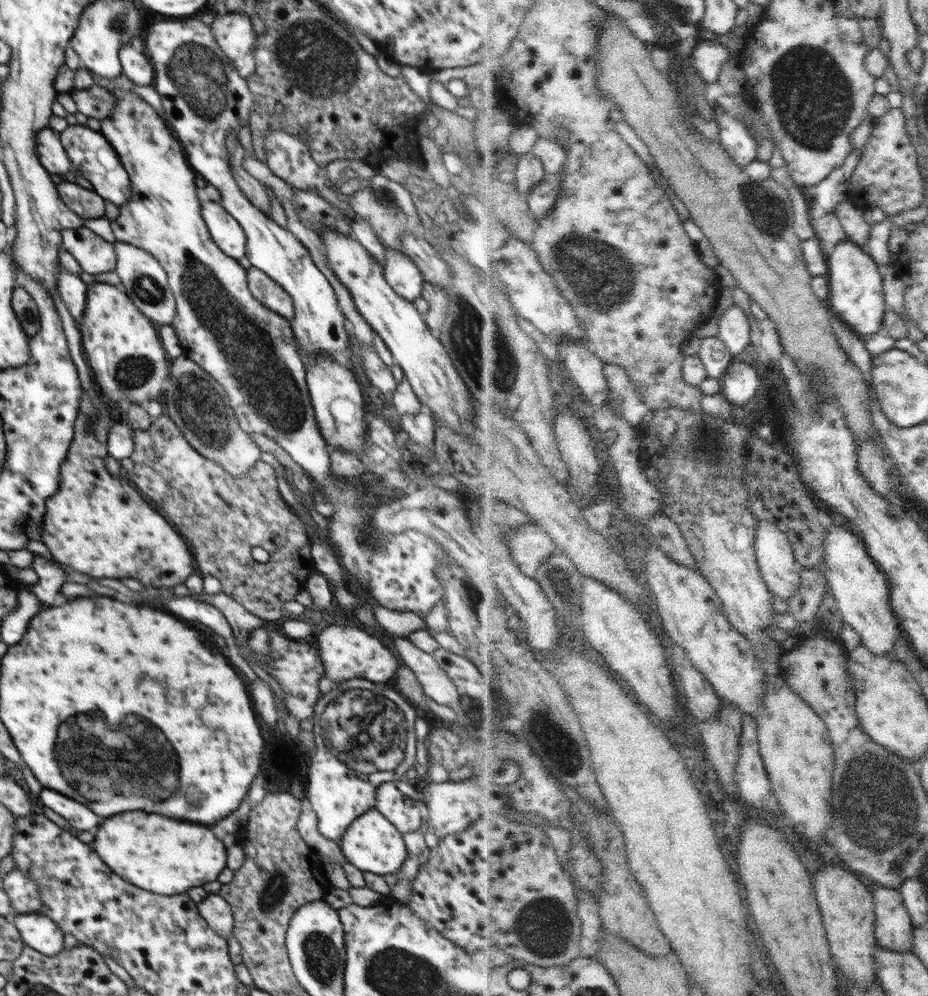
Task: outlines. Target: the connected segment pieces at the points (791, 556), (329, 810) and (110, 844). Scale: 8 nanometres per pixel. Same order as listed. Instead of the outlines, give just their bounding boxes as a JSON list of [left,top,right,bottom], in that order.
[[757,520,805,602],[305,679,421,843],[93,810,226,896]]

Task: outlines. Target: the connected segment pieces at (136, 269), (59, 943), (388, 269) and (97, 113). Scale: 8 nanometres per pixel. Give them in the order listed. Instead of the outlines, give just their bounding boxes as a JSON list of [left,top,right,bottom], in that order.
[[113,242,176,326],[11,911,65,956],[384,246,423,303],[70,84,115,121]]

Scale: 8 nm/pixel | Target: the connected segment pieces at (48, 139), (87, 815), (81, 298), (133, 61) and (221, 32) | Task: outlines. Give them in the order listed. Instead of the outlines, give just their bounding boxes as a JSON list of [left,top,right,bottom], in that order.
[[37,126,72,176],[37,788,100,830],[56,266,89,322],[119,40,154,86],[210,11,258,79]]

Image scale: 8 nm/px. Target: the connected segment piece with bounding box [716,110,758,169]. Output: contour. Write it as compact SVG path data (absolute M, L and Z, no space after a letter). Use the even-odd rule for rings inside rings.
M720 111L716 121L721 128L719 130L720 141L729 150L730 156L741 167L746 169L749 164L752 164L756 160L756 156L758 156L758 141L754 139L752 131L750 131L750 128L740 118L737 118L731 112Z

